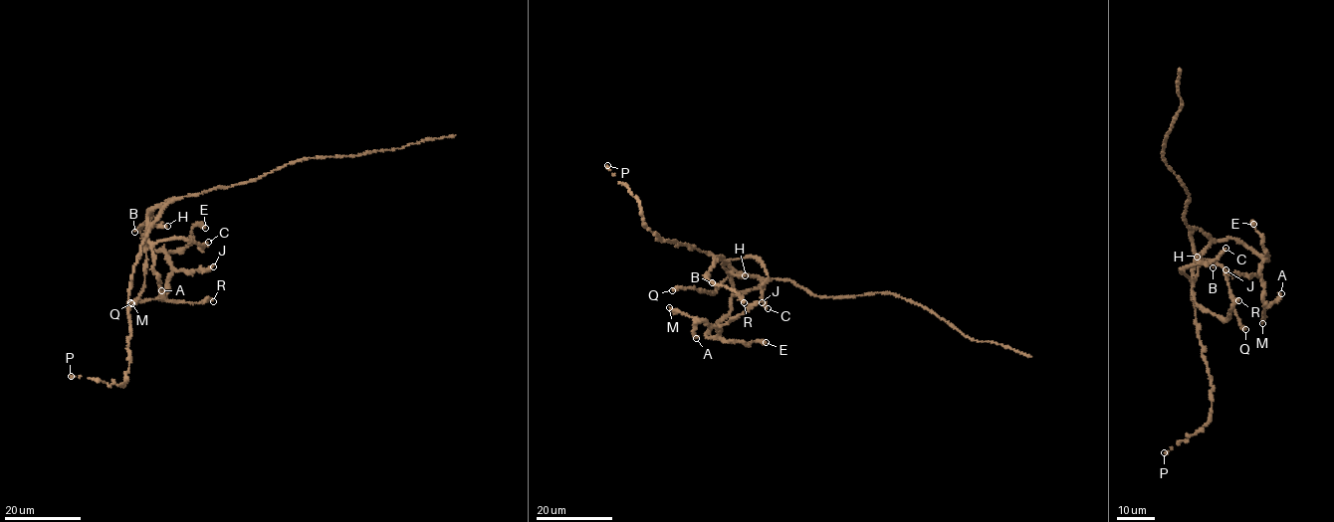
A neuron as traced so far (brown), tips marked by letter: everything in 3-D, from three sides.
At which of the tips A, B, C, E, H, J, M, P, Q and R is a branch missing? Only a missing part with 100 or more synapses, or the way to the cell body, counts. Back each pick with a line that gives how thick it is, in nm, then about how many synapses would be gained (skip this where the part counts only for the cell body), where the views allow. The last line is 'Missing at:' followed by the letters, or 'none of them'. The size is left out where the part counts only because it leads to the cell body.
Missing at: none of them

